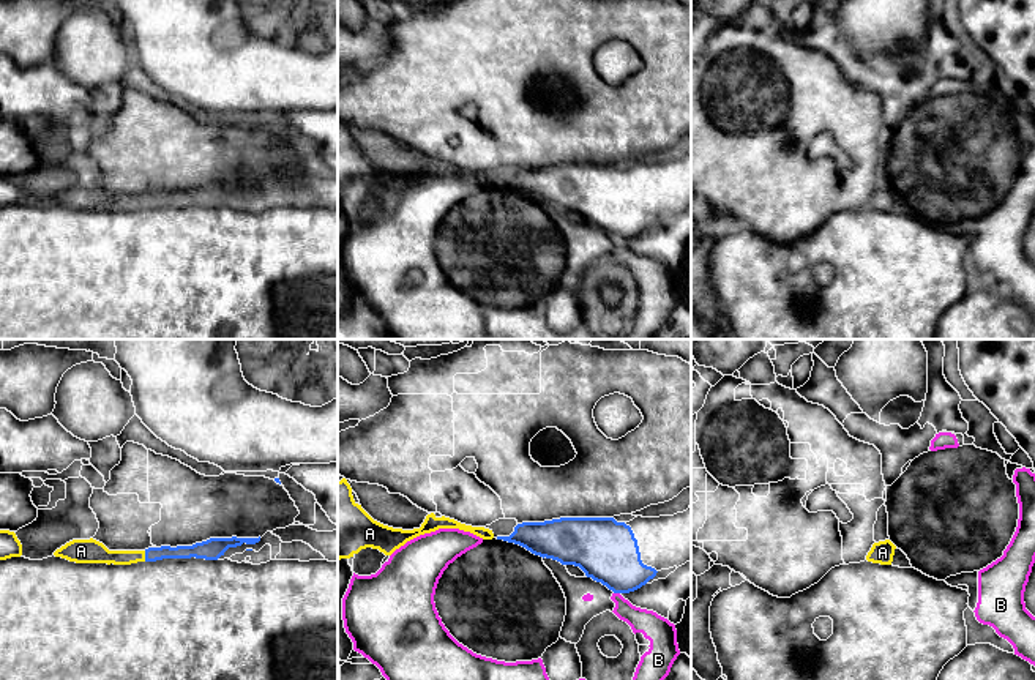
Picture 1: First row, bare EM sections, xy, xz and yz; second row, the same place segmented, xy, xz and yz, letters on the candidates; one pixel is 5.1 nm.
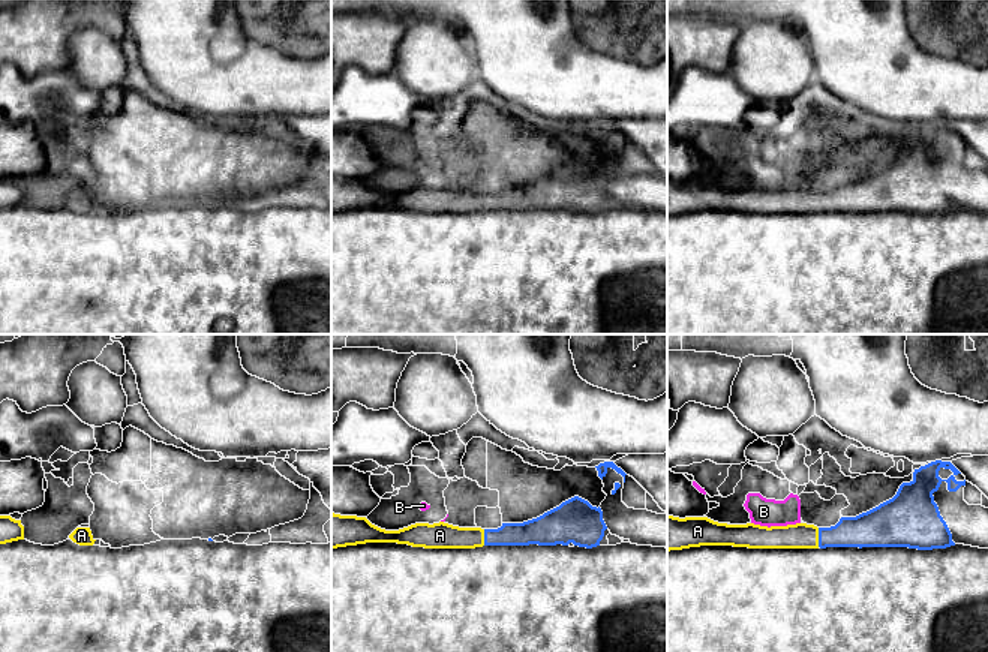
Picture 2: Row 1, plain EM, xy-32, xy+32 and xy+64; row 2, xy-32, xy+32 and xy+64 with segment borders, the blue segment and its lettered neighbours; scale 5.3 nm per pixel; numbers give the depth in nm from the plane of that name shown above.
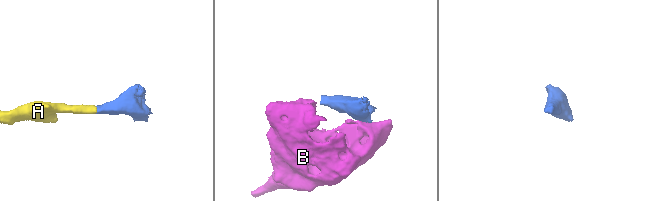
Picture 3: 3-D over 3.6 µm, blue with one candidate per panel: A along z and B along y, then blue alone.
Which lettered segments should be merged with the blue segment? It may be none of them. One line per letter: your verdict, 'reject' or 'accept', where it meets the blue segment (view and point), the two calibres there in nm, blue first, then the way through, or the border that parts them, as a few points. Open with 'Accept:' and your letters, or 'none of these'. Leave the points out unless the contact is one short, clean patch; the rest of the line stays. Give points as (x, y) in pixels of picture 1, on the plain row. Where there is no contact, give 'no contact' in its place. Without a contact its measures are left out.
Accept: A
A: accept; contact xy (145, 202); calibres 80 and 110 nm; way xy (152, 201), (145, 202), (103, 202), (97, 199)
B: reject; contact xz (617, 239); calibres 320 and 130 nm; border xz (614, 239), (619, 240)

